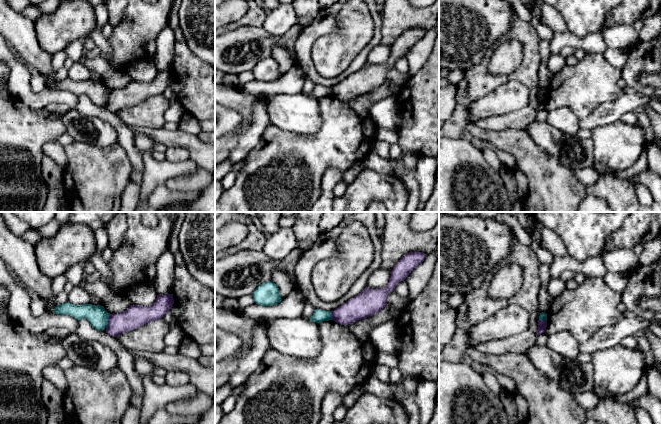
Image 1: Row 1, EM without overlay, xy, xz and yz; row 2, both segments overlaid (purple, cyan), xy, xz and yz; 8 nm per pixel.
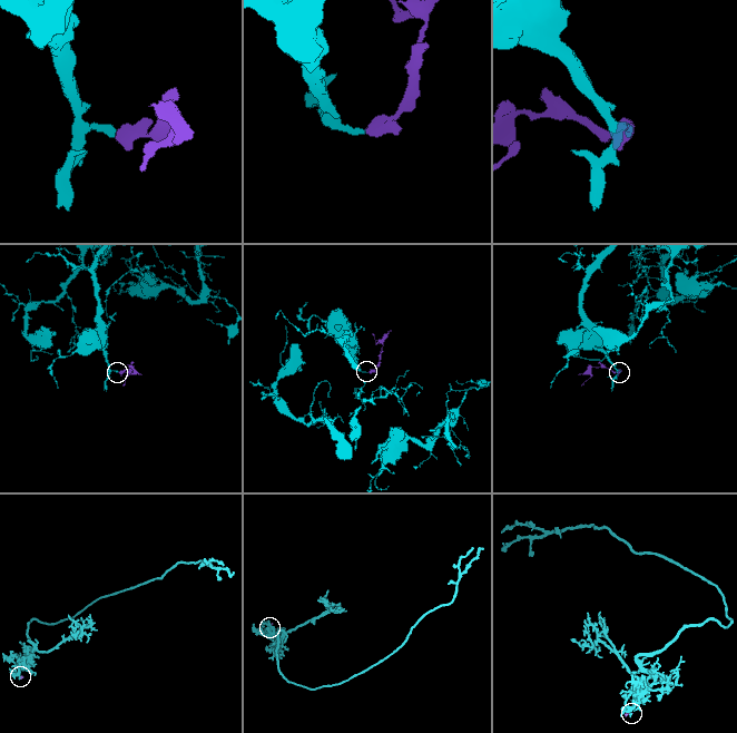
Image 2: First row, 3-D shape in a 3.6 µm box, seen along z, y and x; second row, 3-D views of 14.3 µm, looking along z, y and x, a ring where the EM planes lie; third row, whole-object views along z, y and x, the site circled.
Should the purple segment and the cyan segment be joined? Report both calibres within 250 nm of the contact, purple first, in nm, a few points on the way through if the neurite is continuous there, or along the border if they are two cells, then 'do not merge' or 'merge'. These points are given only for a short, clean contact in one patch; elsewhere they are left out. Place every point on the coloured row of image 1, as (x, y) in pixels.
calibres 180 and 160 nm; border xy (109, 315), (105, 327); do not merge

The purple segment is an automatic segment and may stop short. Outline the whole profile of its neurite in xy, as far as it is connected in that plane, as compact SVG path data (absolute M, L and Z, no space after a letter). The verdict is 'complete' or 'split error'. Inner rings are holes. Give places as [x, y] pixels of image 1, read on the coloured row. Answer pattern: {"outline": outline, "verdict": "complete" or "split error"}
{"outline": "M173 294L157 295L156 301L150 306L131 305L127 310L109 315L106 332L113 337L119 336L121 333L137 329L151 321L162 319L169 309L173 306Z", "verdict": "complete"}

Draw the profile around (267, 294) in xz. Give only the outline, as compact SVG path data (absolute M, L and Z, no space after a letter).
M272 281L260 284L252 294L254 302L262 306L272 306L282 301L278 286Z

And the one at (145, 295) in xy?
M137 285L126 292L126 296L134 305L150 306L157 299L157 293L153 286Z

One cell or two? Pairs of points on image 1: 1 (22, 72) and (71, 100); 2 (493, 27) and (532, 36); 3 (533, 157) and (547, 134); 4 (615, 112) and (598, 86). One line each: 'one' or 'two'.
1: one
2: two
3: two
4: two

